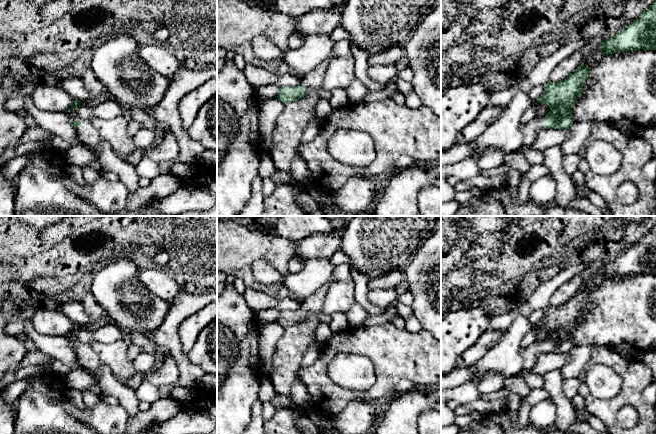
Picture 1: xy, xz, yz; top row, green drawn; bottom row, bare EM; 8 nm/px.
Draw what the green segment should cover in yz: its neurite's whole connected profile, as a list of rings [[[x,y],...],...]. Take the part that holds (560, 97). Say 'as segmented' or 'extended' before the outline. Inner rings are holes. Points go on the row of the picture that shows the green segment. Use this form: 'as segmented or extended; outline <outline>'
extended; outline [[[580,65],[565,80],[549,81],[544,85],[543,94],[535,101],[547,105],[550,111],[544,118],[533,118],[529,122],[520,124],[523,134],[521,148],[531,148],[542,129],[568,129],[573,124],[571,109],[576,98],[584,91],[583,84],[589,76],[590,69]]]

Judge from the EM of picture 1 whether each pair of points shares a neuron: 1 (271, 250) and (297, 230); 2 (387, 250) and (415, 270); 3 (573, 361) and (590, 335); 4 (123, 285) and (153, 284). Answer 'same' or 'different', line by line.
1: different
2: different
3: different
4: different

